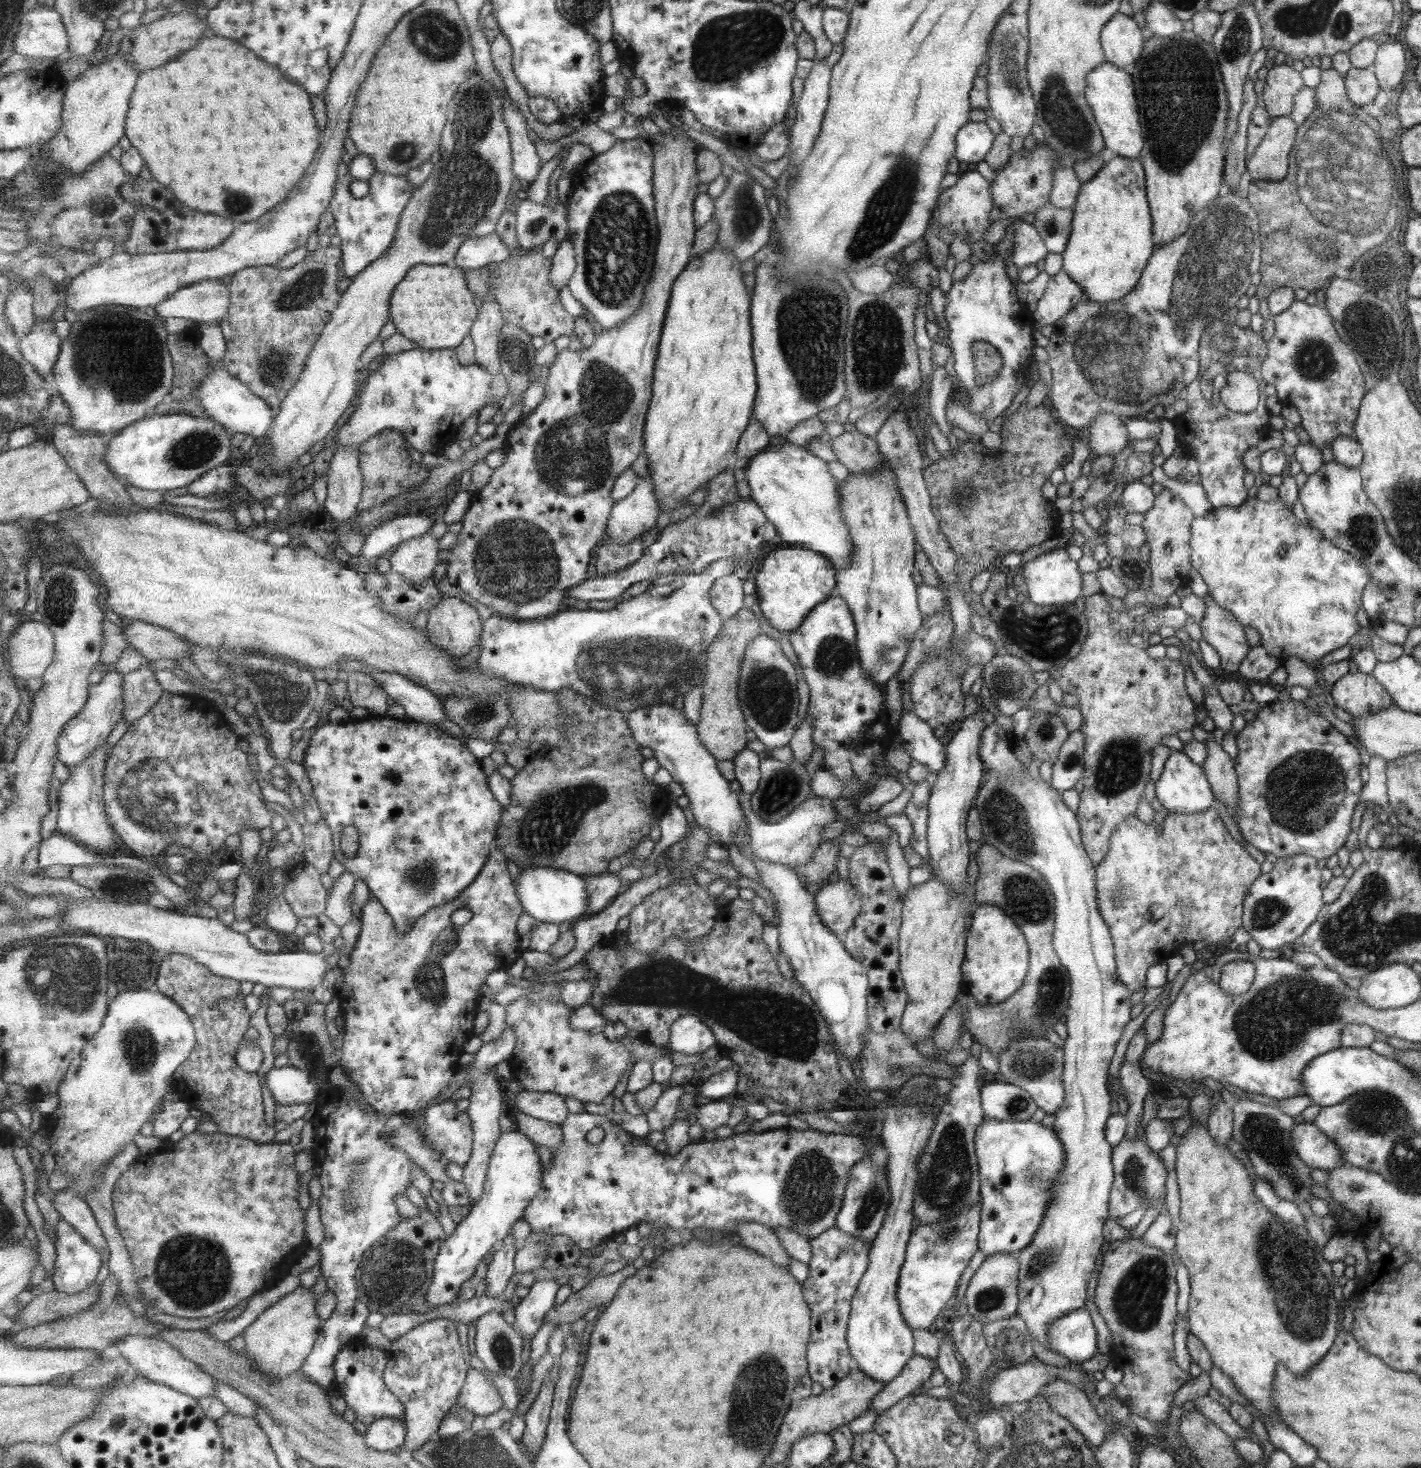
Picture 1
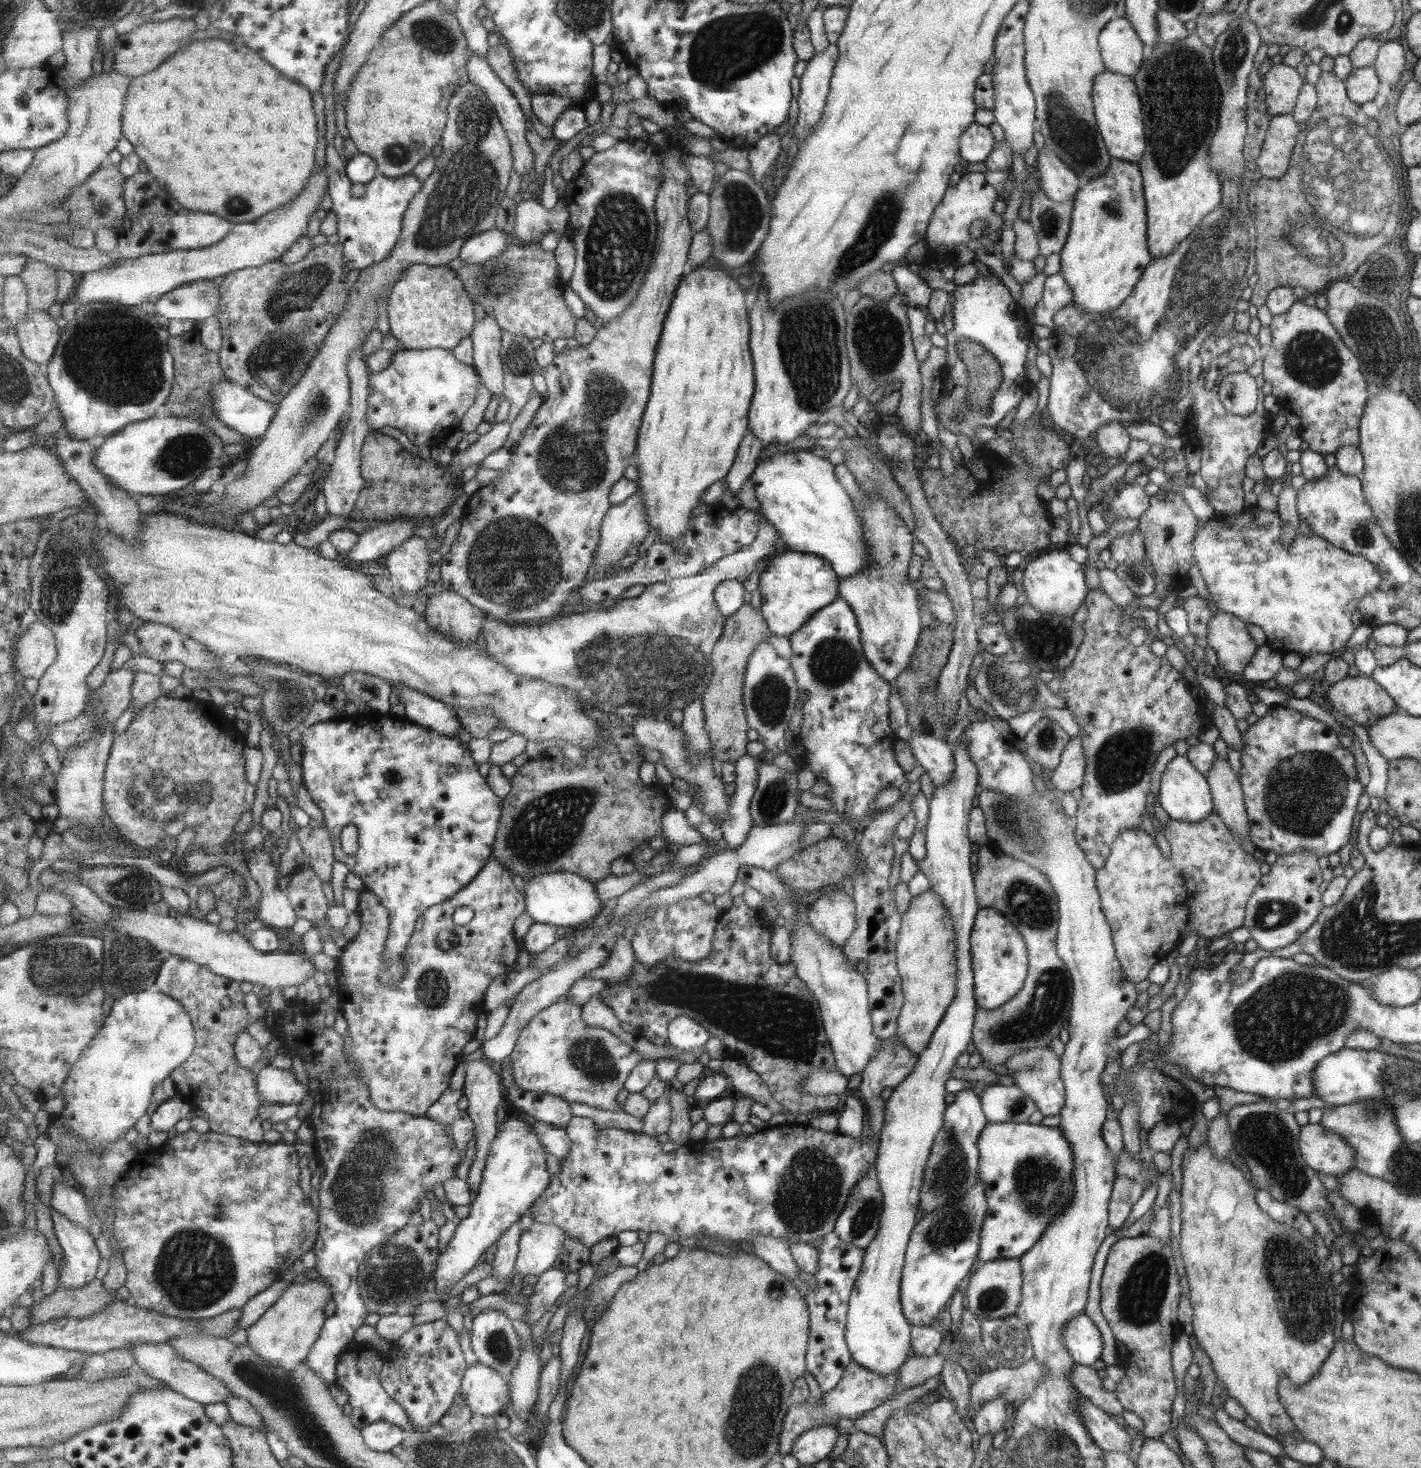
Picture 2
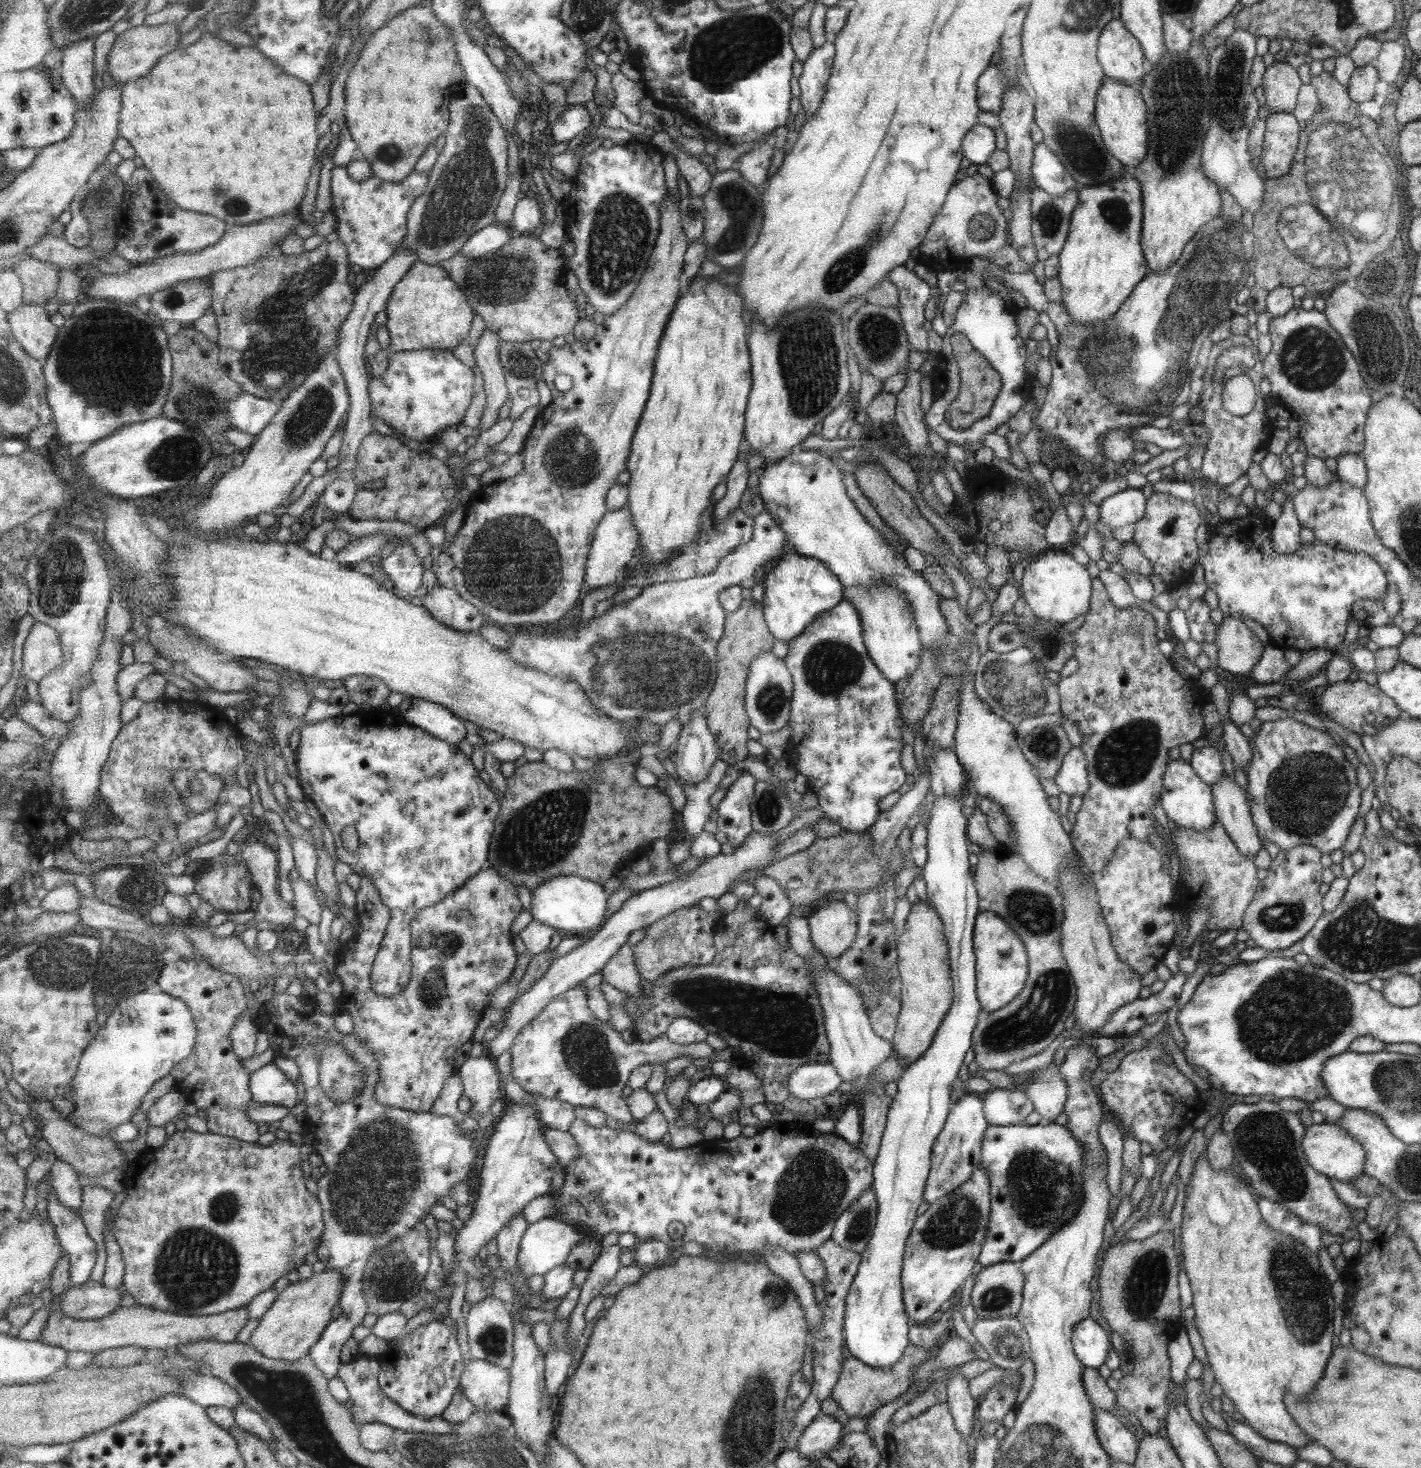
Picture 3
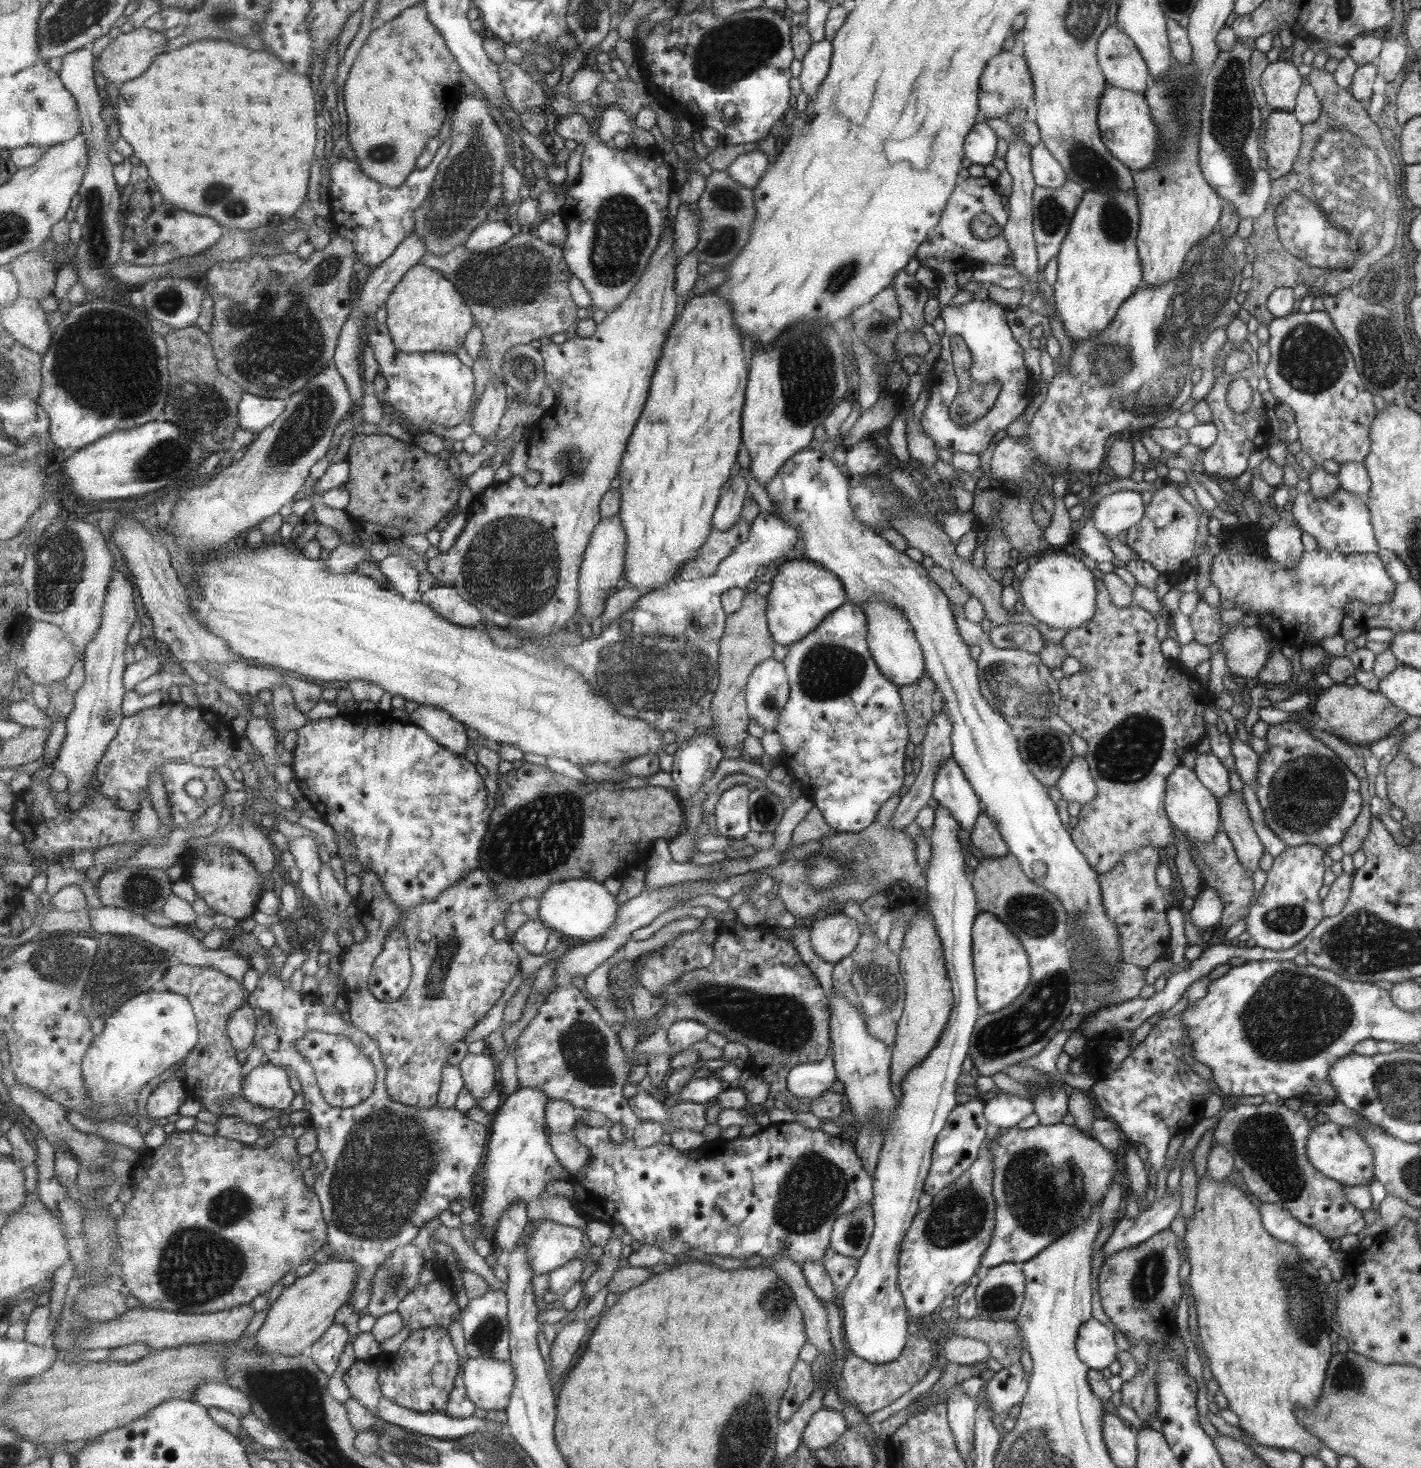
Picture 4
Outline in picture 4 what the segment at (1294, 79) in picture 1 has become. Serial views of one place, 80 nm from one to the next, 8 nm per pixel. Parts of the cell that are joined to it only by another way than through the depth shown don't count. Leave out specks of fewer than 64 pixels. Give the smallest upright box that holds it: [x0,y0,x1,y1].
[1258,58,1301,111]

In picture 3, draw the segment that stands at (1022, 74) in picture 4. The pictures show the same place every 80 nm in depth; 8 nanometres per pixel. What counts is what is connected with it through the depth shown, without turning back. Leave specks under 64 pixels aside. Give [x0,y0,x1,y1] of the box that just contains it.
[977,63,1006,114]

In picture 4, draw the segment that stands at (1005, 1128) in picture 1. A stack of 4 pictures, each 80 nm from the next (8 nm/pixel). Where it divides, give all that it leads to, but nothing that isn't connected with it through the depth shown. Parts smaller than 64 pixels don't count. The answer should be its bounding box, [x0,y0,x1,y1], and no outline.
[979,1124,1117,1269]

